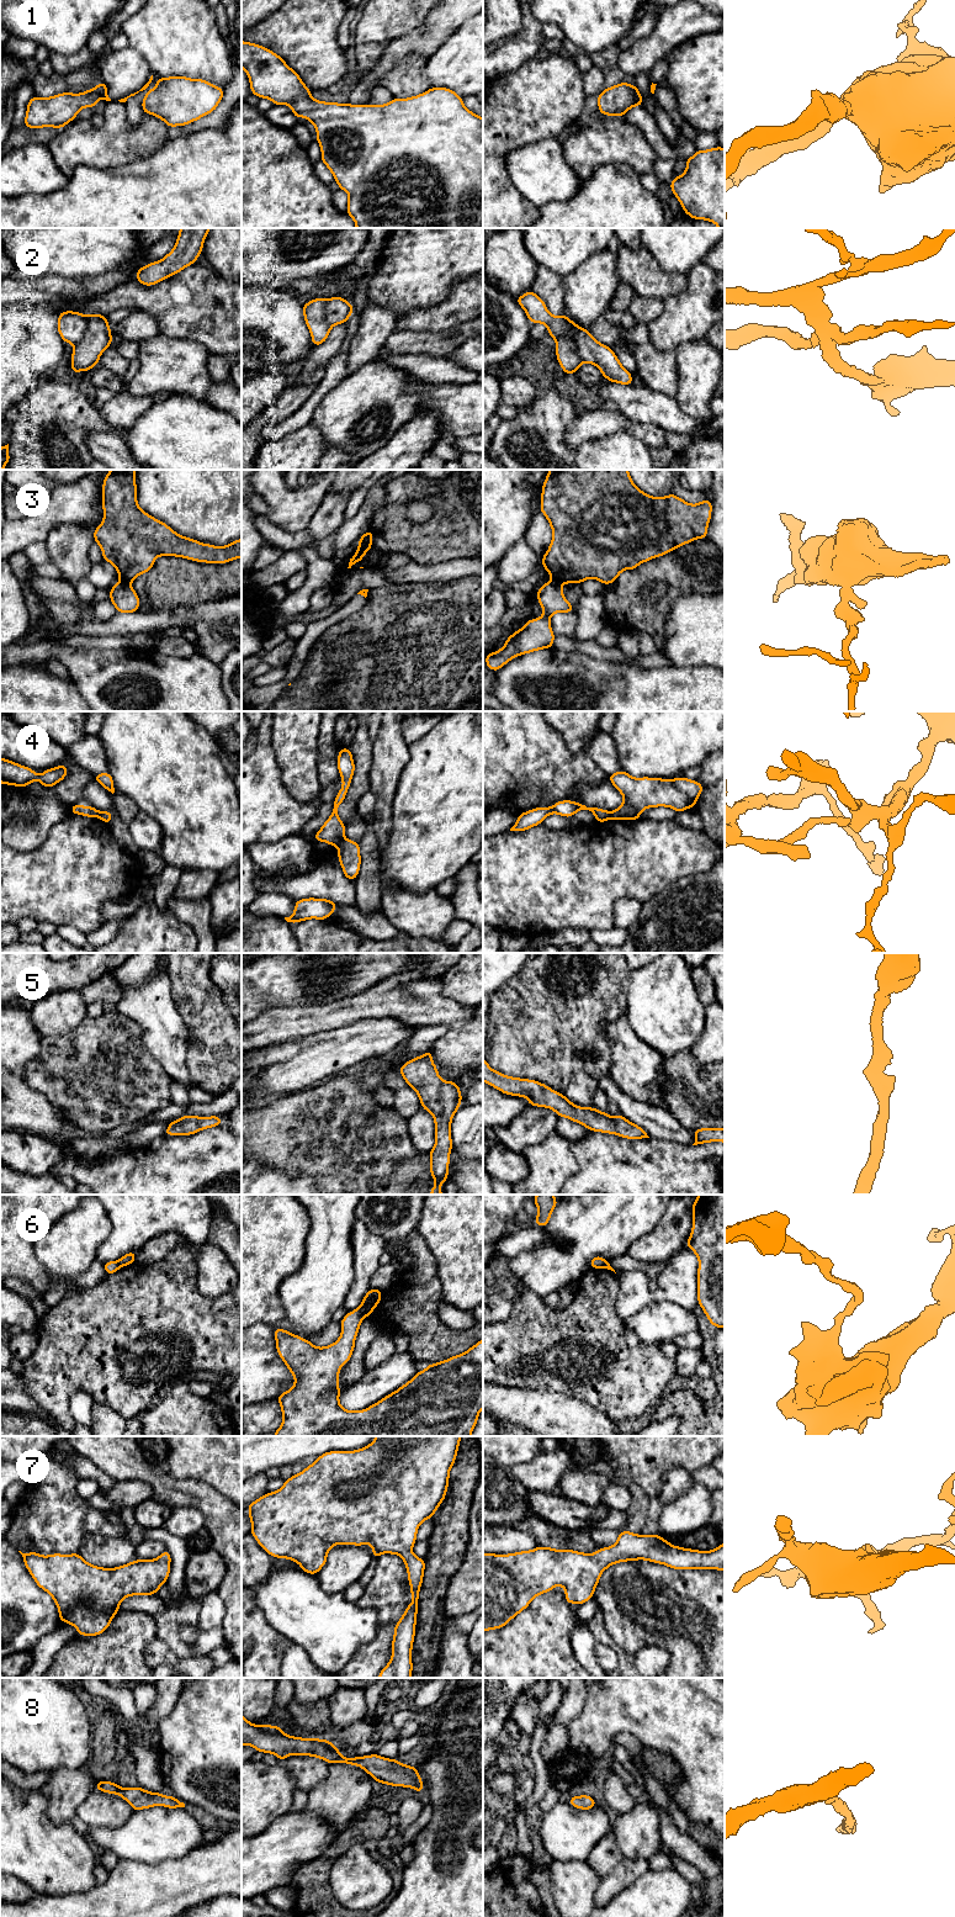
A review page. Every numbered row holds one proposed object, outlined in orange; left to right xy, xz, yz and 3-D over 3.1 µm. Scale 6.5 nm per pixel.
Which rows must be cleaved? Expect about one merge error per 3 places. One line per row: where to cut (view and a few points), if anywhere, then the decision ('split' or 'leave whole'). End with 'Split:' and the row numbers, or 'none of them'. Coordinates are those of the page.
1: no cut | leave whole
2: yz (556, 338), (571, 333), (576, 342), (578, 356), (583, 361) | split
3: xz (370, 543), (359, 546) | split
4: xz (343, 837), (337, 845) | split
5: no cut | leave whole
6: xz (356, 1309), (362, 1318) | split
7: no cut | leave whole
8: no cut | leave whole
Split: 2, 3, 4, 6

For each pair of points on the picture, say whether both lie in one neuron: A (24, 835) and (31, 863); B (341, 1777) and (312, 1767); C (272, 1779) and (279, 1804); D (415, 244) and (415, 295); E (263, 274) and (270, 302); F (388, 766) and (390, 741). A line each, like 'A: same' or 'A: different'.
A: different
B: different
C: same
D: same
E: different
F: same

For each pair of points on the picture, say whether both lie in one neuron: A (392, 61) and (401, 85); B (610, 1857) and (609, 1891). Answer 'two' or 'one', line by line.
A: two
B: two

